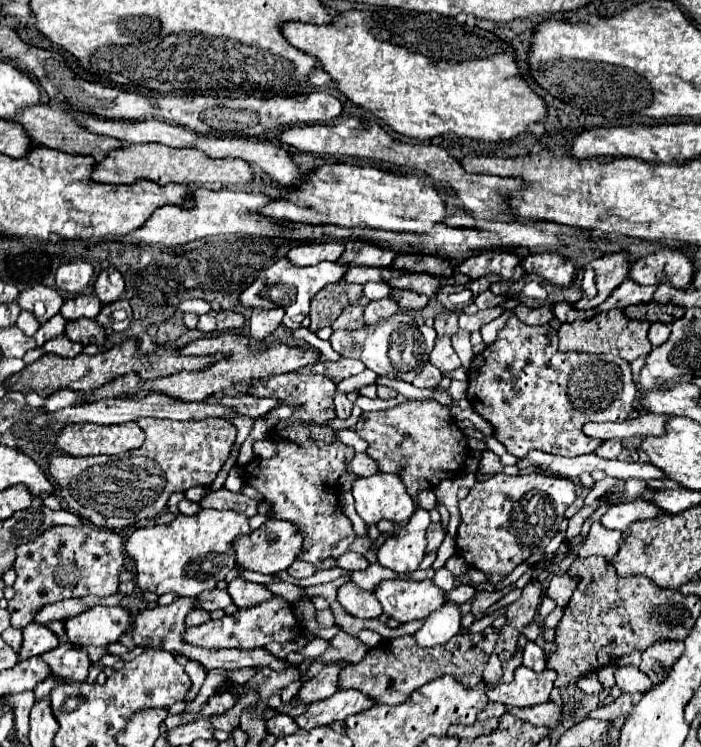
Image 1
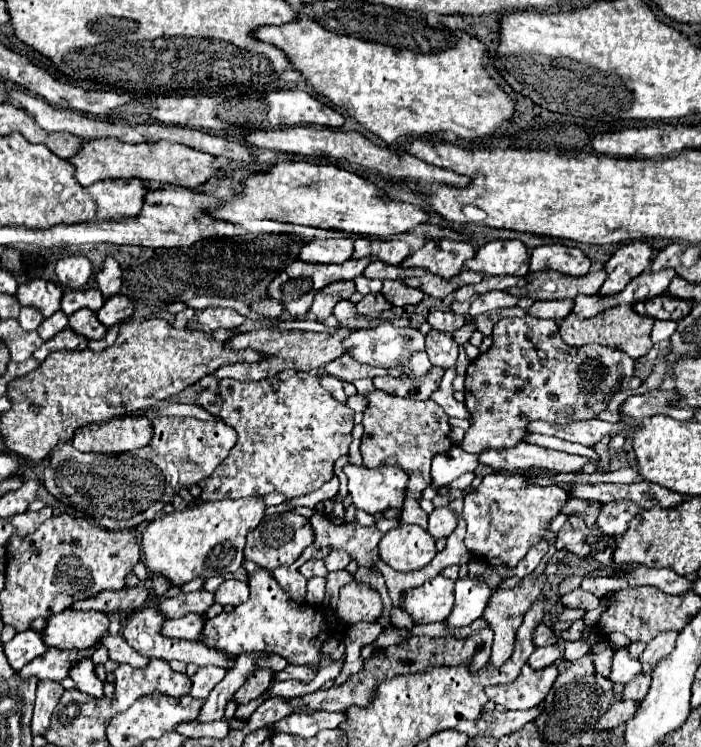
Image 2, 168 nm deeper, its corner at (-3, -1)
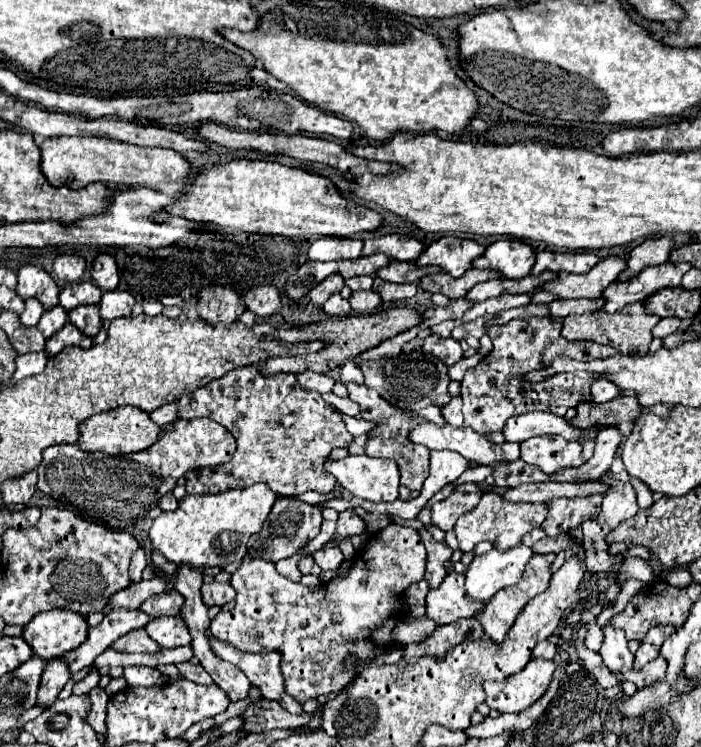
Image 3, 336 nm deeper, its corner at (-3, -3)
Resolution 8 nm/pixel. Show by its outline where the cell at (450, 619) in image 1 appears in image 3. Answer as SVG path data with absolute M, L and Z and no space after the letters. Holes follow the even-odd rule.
M524 544L510 548L510 552L490 550L476 556L466 570L466 596L472 602L488 602L500 588L518 584L532 556L532 548Z

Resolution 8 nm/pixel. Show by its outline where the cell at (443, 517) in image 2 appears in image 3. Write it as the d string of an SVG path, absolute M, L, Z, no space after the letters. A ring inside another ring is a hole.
M476 484L456 486L456 490L450 498L446 498L446 500L432 506L432 522L444 532L452 530L456 520L462 514L470 512L478 504L480 496L482 496L482 488L478 488Z

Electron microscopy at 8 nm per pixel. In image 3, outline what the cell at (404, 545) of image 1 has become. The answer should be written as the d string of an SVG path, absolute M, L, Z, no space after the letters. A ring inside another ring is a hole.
M396 524L386 526L366 542L366 548L362 548L362 552L356 554L352 568L348 570L346 576L324 582L318 590L308 590L302 584L294 584L292 580L280 576L274 568L274 562L270 560L246 556L230 580L232 588L236 590L234 612L220 612L212 620L210 632L216 640L228 642L230 646L244 652L270 652L270 650L280 652L281 672L286 680L286 692L294 696L300 704L304 704L308 698L340 692L354 678L356 666L346 670L342 668L344 658L352 656L348 654L350 648L362 650L362 654L354 654L360 658L358 662L370 662L390 648L390 632L400 614L398 608L402 594L412 582L420 582L424 578L424 566L426 566L426 548L420 540L420 534L414 528L404 528ZM262 562L266 562L264 572L258 572L258 566ZM288 622L294 622L296 632L290 632L294 628L288 628Z

